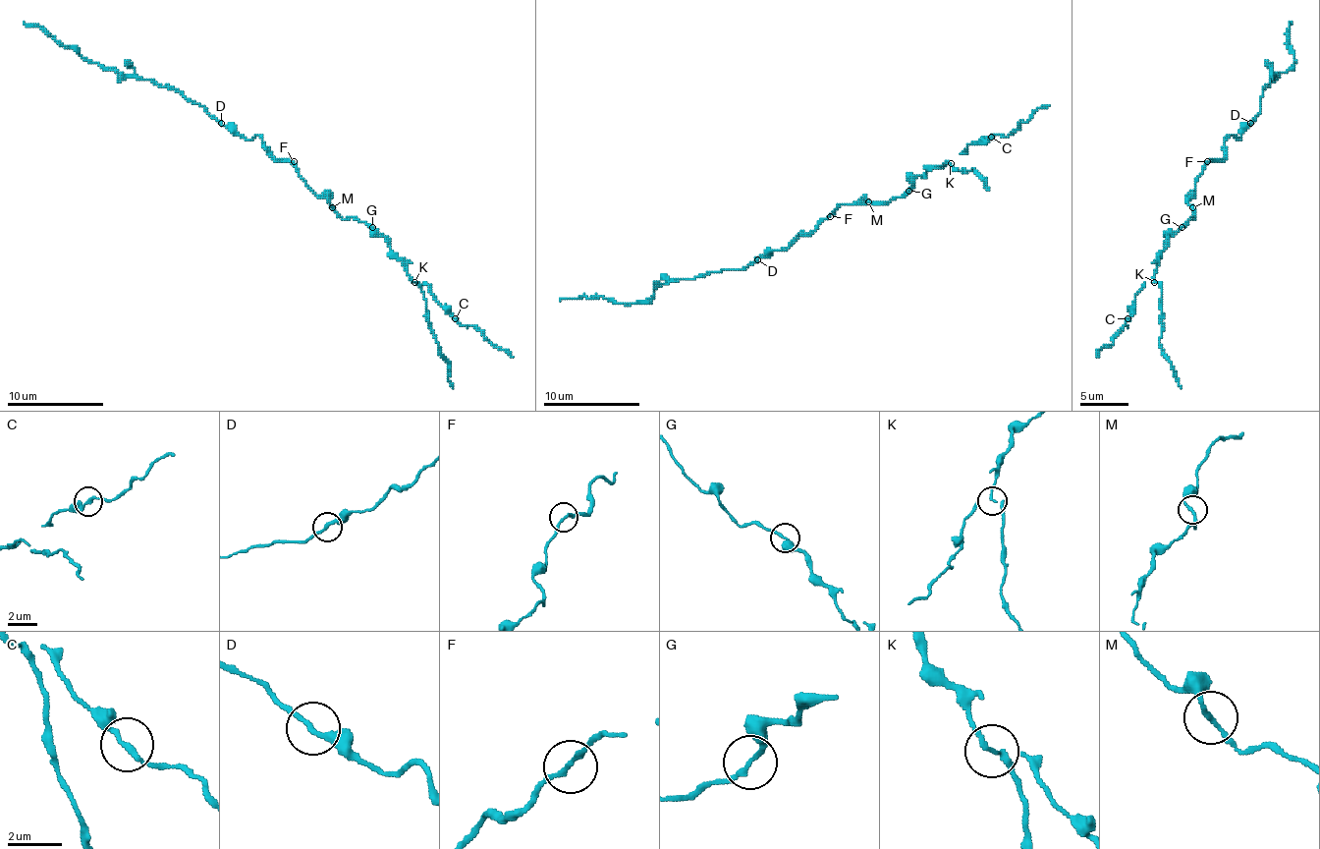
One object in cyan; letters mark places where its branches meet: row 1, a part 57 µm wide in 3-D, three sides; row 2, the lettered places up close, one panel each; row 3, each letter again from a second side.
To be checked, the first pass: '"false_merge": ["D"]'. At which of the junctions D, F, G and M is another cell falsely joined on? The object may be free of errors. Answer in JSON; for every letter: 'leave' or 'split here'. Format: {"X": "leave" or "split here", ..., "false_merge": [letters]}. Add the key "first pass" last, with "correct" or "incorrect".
{"D": "leave", "F": "leave", "G": "leave", "M": "leave", "false_merge": [], "first pass": "incorrect"}

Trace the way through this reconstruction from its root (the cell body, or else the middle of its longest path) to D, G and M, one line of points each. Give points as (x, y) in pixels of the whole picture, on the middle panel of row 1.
D: (827, 216), (810, 233), (800, 233), (787, 248), (767, 251), (757, 259)
G: (827, 216), (842, 204), (858, 204), (866, 198), (871, 201), (890, 201), (909, 190)
M: (827, 216), (842, 204), (858, 204), (863, 198), (868, 201)

